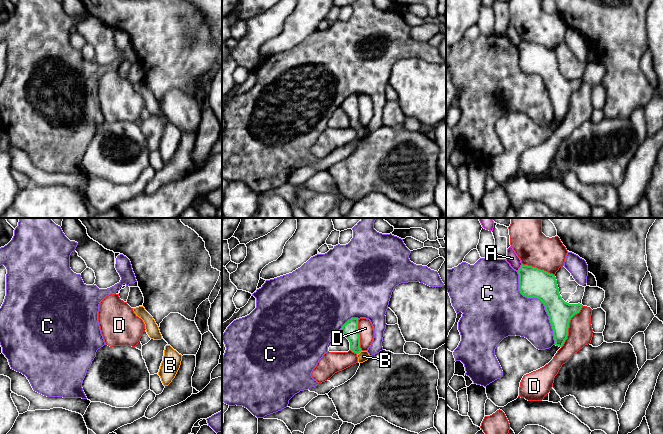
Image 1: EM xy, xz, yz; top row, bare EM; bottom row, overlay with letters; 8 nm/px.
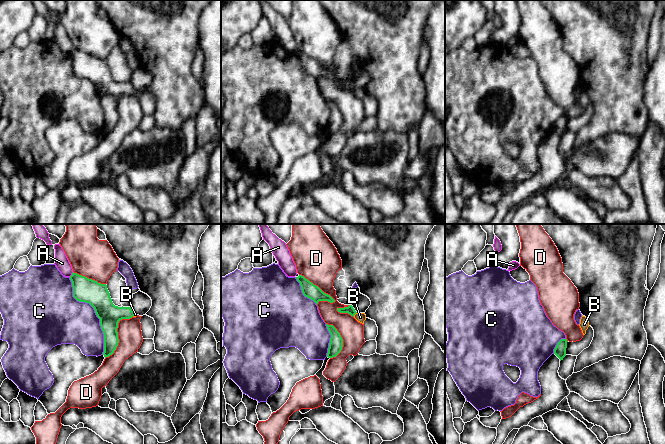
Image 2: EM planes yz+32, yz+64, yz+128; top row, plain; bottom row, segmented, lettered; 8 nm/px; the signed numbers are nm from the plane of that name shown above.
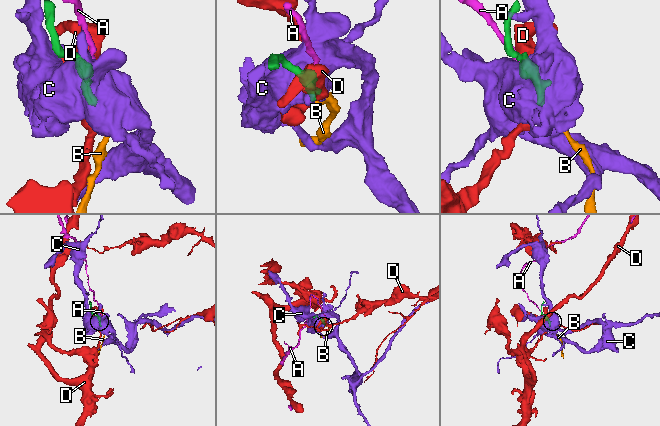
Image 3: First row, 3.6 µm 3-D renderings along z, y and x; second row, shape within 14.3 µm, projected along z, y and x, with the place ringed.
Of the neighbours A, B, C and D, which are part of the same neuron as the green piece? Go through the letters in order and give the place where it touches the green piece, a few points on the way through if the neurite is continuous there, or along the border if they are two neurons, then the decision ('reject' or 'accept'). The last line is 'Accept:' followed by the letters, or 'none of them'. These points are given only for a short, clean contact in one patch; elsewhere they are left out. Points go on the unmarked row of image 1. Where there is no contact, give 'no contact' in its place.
A: contact yz (520, 43); border yz (522, 40), (517, 46); reject
B: contact xz (359, 128); way xz (350, 105), (359, 128), (363, 132); accept
C: contact yz (541, 77); reject
D: contact yz (568, 102); reject
Accept: B

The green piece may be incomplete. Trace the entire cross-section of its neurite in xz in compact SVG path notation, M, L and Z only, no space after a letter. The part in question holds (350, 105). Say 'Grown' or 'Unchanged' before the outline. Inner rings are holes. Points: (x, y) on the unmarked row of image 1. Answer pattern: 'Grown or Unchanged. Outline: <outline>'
Grown. Outline: M351 94L340 105L340 108L350 118L350 126L357 130L358 138L363 139L370 134L367 127L362 127L360 124L360 110L358 106L358 94Z

